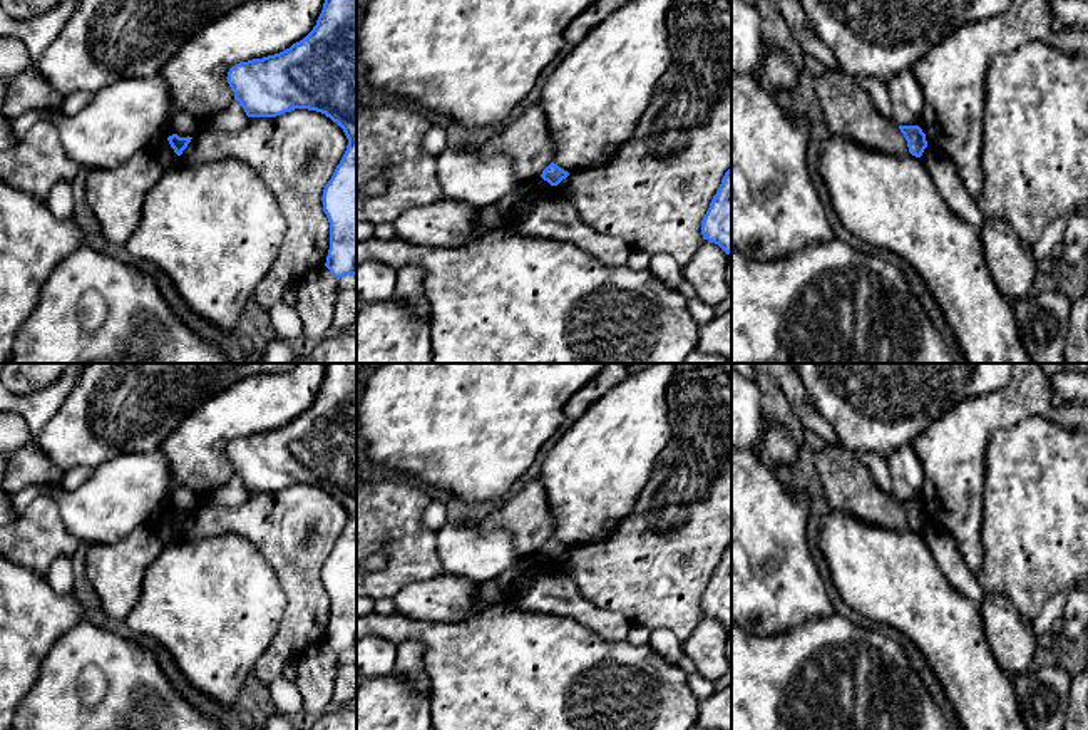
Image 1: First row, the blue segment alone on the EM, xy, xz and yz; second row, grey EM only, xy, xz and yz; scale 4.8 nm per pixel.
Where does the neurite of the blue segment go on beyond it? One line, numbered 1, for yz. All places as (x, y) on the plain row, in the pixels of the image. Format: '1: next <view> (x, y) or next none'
1: next none

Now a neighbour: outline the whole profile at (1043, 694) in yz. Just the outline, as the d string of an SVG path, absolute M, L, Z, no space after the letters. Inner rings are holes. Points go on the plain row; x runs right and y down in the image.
M1060 663L1028 670L1014 676L1013 683L1028 730L1065 730L1071 675Z

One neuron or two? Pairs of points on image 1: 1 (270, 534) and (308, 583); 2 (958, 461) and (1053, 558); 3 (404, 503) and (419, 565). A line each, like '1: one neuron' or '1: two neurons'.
1: one neuron
2: two neurons
3: one neuron

